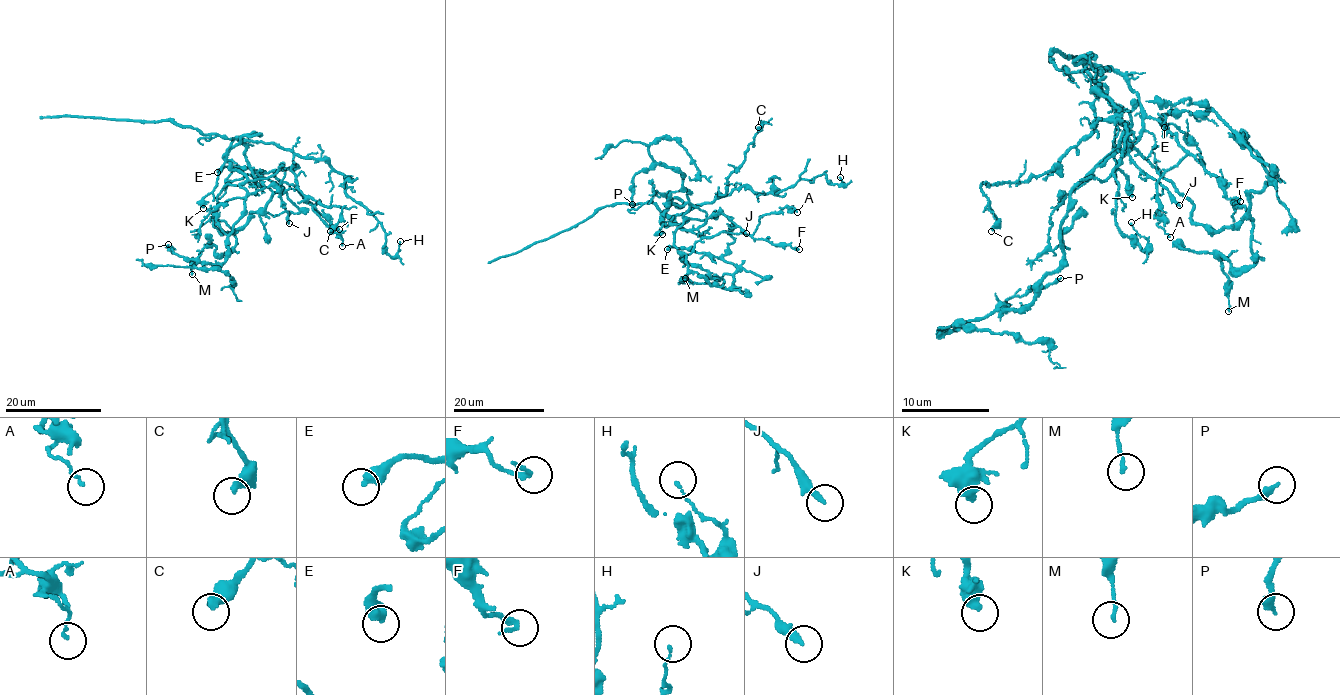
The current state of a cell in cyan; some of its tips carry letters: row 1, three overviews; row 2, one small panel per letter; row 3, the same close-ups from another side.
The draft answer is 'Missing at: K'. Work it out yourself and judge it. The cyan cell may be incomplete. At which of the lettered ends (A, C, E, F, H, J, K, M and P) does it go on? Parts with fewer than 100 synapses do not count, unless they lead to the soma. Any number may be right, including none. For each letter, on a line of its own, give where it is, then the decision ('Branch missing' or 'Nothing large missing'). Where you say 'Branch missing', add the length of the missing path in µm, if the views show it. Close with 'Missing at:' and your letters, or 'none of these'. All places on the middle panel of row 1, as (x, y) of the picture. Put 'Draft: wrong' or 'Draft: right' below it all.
A: Place: (797, 212). Nothing large missing
C: Place: (758, 127). Nothing large missing
E: Place: (667, 249). Nothing large missing
F: Place: (799, 249). Nothing large missing
H: Place: (840, 177). Nothing large missing
J: Place: (746, 233). Nothing large missing
K: Place: (662, 234). Nothing large missing
M: Place: (685, 278). Nothing large missing
P: Place: (632, 204). Nothing large missing
Missing at: none of these
Draft: wrong

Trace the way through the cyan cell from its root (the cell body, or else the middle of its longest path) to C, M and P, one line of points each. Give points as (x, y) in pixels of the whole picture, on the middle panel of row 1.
C: (674, 224), (663, 224), (661, 214), (684, 214), (726, 193), (728, 176), (745, 159), (758, 127)
M: (674, 224), (688, 218), (674, 235), (681, 260), (717, 281), (710, 285), (695, 272), (685, 278)
P: (674, 224), (688, 219), (683, 215), (690, 204), (679, 170), (654, 164), (642, 169), (634, 176), (632, 204)

